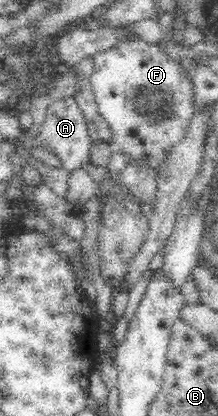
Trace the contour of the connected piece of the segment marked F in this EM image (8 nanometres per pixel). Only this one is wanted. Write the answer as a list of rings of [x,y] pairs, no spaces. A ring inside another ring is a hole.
[[[144,41],[136,42],[135,44],[121,45],[120,47],[111,49],[107,52],[98,53],[98,55],[93,56],[91,59],[93,61],[93,71],[90,83],[92,84],[92,91],[99,108],[99,113],[102,116],[105,116],[105,119],[109,120],[109,122],[111,122],[111,126],[113,126],[115,133],[114,137],[116,137],[113,143],[113,148],[131,152],[131,159],[135,156],[137,156],[137,158],[147,158],[147,162],[149,162],[149,164],[153,164],[153,168],[155,168],[163,151],[165,151],[165,147],[169,147],[169,145],[173,145],[173,143],[177,143],[177,141],[181,139],[183,129],[185,129],[184,125],[188,122],[189,116],[194,110],[190,98],[191,78],[187,77],[187,74],[185,74],[185,68],[181,68],[178,63],[174,62],[173,59],[170,59],[166,55],[165,51],[159,48],[158,45],[149,45]]]

